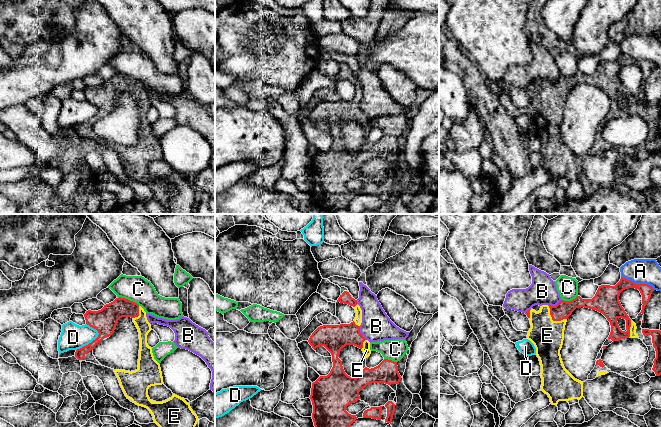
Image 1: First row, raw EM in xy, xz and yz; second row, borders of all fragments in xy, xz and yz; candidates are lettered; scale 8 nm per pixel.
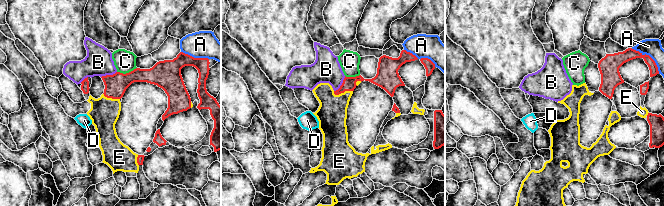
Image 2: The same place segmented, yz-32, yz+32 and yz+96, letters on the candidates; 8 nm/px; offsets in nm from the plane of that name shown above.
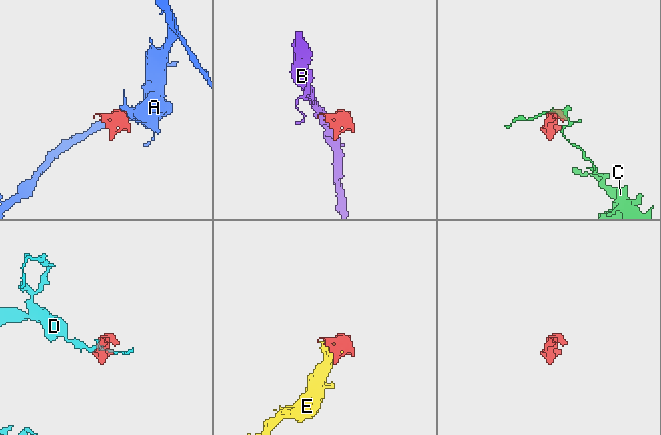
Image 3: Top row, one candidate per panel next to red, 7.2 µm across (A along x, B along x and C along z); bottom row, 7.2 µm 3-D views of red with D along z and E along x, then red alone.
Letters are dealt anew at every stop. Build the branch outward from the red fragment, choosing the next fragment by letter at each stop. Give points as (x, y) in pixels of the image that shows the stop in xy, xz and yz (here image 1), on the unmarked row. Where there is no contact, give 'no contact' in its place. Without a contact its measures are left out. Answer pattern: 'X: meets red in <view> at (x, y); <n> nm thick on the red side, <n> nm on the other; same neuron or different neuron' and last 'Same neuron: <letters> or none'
A: meets red in yz at (638, 60); 160 nm thick on the red side, 200 nm on the other; different neuron
B: meets red in xz at (360, 109); 200 nm thick on the red side, 240 nm on the other; different neuron
C: meets red in xy at (129, 76); 190 nm thick on the red side, 200 nm on the other; different neuron
D: meets red in xy at (91, 118); 190 nm thick on the red side, 200 nm on the other; different neuron
E: meets red in yz at (552, 95); 140 nm thick on the red side, 260 nm on the other; same neuron
Same neuron: E

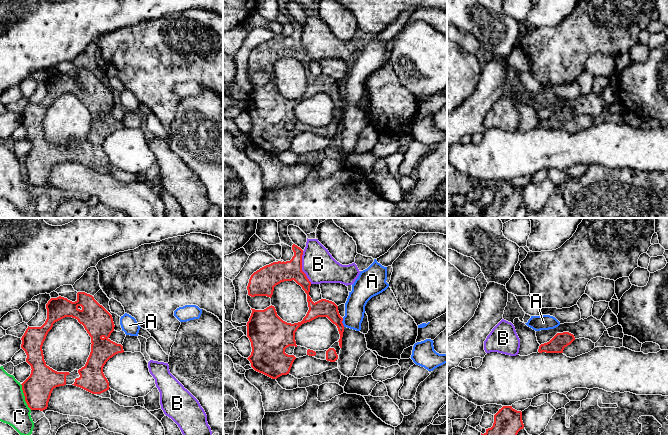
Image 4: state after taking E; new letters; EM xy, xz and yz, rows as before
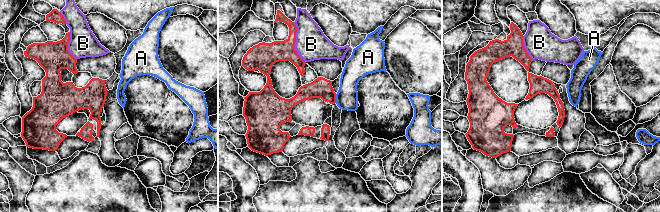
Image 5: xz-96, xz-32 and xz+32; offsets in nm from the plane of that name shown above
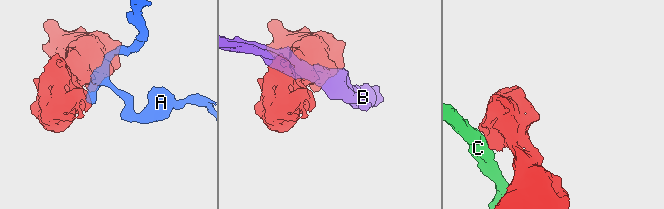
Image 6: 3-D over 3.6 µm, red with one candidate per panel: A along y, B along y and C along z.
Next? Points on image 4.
A: meets red in xz at (341, 98); 140 nm thick on the red side, 160 nm on the other; different neuron
B: meets red in xz at (301, 43); 180 nm thick on the red side, 260 nm on the other; different neuron
C: meets red in xy at (25, 173); 240 nm thick on the red side, 220 nm on the other; different neuron
Same neuron: none

